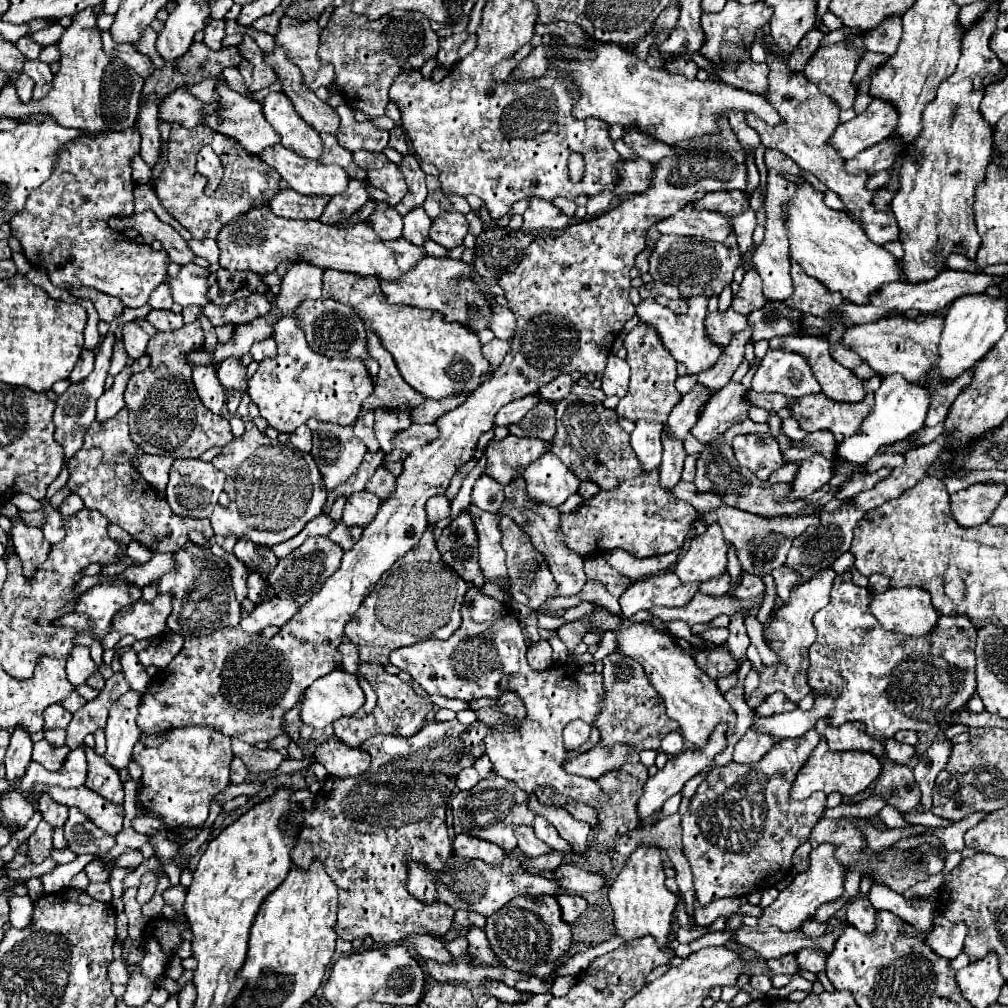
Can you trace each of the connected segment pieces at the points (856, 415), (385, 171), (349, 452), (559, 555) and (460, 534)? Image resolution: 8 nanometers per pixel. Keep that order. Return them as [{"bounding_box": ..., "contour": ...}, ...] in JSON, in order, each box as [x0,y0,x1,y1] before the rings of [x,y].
[{"bounding_box":[789,393,875,441],"contour":[[[821,393],[821,395],[801,397],[795,405],[789,407],[793,409],[793,417],[799,421],[801,429],[809,433],[819,429],[829,429],[833,431],[835,439],[843,441],[859,433],[859,427],[865,415],[871,413],[873,403],[875,403],[873,393],[867,393],[867,397],[859,403],[839,403],[827,399]]]},{"bounding_box":[353,151,407,205],"contour":[[[355,151],[353,155],[357,165],[367,171],[369,183],[377,189],[383,189],[389,195],[389,205],[397,205],[407,193],[407,183],[403,179],[403,173],[399,171],[399,165],[389,161],[383,153]]]},{"bounding_box":[311,423,365,493],"contour":[[[319,423],[317,431],[313,431],[311,455],[319,465],[327,493],[357,473],[365,453],[365,443],[353,435],[351,427]]]},{"bounding_box":[501,475,587,597],"contour":[[[521,475],[507,483],[505,503],[501,505],[501,511],[507,513],[515,523],[519,523],[519,527],[523,527],[523,531],[527,531],[527,535],[531,537],[533,545],[539,547],[539,551],[547,557],[549,569],[559,585],[559,595],[575,597],[587,583],[587,577],[583,575],[583,559],[563,543],[563,535],[559,531],[559,511],[553,507],[545,507],[545,503],[531,503],[531,499],[527,499],[527,483],[523,483]]]},{"bounding_box":[437,511,485,587],"contour":[[[467,511],[453,519],[437,539],[437,549],[443,561],[457,571],[457,575],[475,587],[485,583],[477,561],[477,535],[475,523]]]}]

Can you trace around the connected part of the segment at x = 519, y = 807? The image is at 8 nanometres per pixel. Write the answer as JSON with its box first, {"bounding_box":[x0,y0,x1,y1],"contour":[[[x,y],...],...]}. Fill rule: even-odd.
{"bounding_box":[451,775,535,855],"contour":[[[489,775],[487,779],[481,779],[469,791],[459,791],[451,801],[451,809],[453,809],[453,829],[457,835],[467,833],[477,839],[491,841],[509,855],[517,851],[515,827],[521,825],[531,827],[535,819],[535,815],[527,809],[527,793],[499,775]]]}

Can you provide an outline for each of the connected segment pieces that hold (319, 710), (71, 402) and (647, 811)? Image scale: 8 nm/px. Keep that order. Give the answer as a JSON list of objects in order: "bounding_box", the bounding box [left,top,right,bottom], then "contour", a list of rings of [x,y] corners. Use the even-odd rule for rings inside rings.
[{"bounding_box":[301,665,365,729],"contour":[[[341,665],[331,671],[331,675],[325,675],[323,679],[317,679],[307,691],[305,691],[305,701],[301,705],[301,719],[305,725],[311,725],[315,729],[323,729],[329,723],[333,723],[339,717],[353,715],[361,705],[365,703],[365,693],[357,681],[357,675],[347,673]]]},{"bounding_box":[53,333,115,459],"contour":[[[107,333],[97,349],[95,355],[95,367],[91,371],[91,375],[87,379],[83,379],[83,383],[71,383],[69,389],[57,397],[55,401],[55,413],[53,413],[53,421],[55,421],[55,441],[63,445],[65,449],[65,459],[69,459],[71,455],[75,455],[75,451],[83,445],[83,435],[87,431],[87,427],[95,421],[95,403],[97,399],[103,395],[105,391],[105,379],[109,375],[109,363],[113,357],[113,347],[115,347],[115,333]]]},{"bounding_box":[637,723,727,819],"contour":[[[721,723],[721,725],[715,729],[715,733],[711,735],[707,747],[703,747],[703,749],[685,749],[683,753],[671,757],[671,759],[667,761],[667,765],[657,771],[657,775],[653,775],[653,777],[647,779],[645,789],[643,789],[643,795],[641,795],[639,803],[637,803],[637,815],[639,815],[639,819],[647,819],[647,817],[651,817],[653,813],[657,813],[657,811],[663,807],[663,803],[665,803],[671,795],[679,793],[679,791],[683,789],[683,785],[685,785],[691,777],[695,777],[697,773],[705,771],[705,769],[713,763],[713,757],[715,757],[719,751],[725,749],[725,745],[727,745],[727,723]]]}]

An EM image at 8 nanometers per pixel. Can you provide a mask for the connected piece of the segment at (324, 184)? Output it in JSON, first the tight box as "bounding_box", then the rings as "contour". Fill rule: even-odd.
{"bounding_box":[259,145,347,195],"contour":[[[273,145],[267,147],[259,155],[265,163],[275,167],[275,171],[289,183],[291,189],[295,189],[301,195],[339,195],[347,189],[347,171],[335,165],[323,165],[319,161],[303,159],[301,155],[295,155],[289,147]]]}

